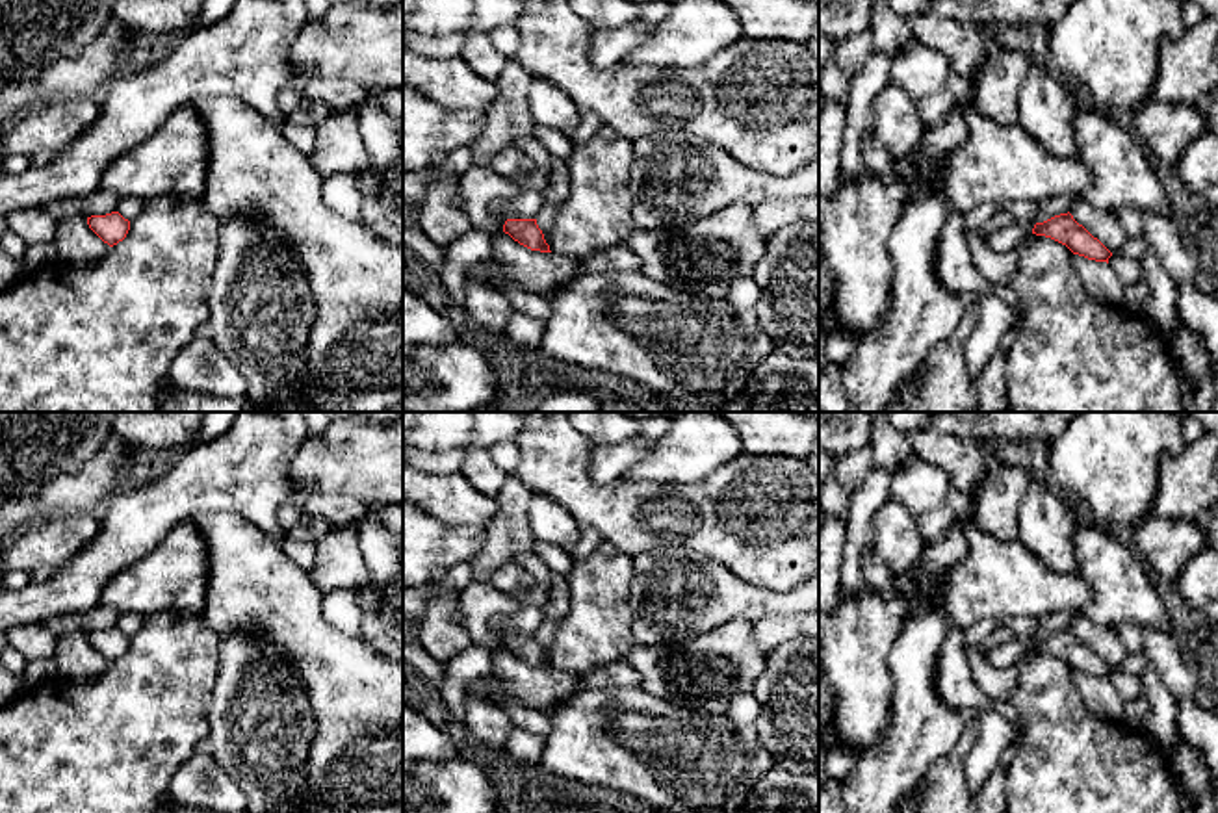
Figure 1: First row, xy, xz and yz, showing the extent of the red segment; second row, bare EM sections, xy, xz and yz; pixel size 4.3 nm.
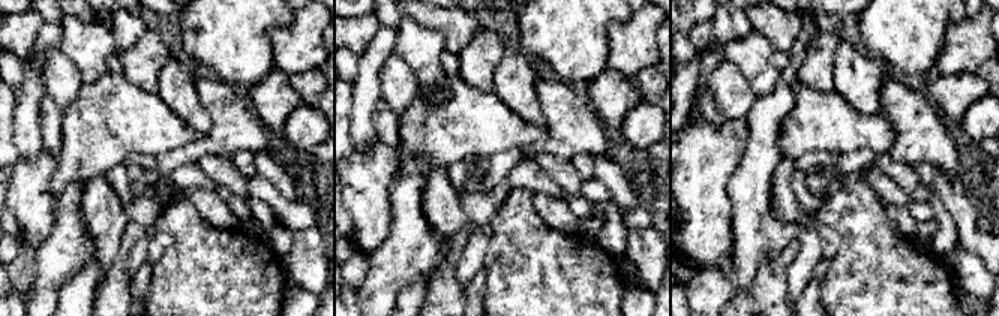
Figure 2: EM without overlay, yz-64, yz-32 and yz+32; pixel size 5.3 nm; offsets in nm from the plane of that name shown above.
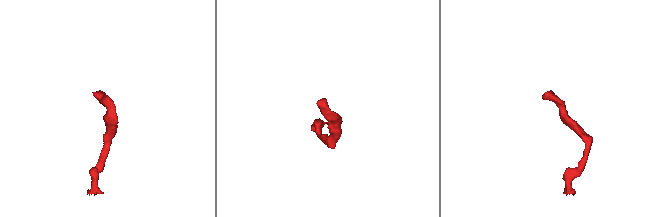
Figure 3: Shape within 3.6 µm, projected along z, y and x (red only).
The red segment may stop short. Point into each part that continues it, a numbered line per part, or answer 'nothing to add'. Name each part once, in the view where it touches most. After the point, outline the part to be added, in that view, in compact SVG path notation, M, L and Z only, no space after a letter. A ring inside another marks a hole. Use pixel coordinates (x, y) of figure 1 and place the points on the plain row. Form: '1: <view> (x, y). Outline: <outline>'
nothing to add

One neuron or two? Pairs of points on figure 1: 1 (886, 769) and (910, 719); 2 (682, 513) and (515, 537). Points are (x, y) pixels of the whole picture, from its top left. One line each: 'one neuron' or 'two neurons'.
1: one neuron
2: two neurons

